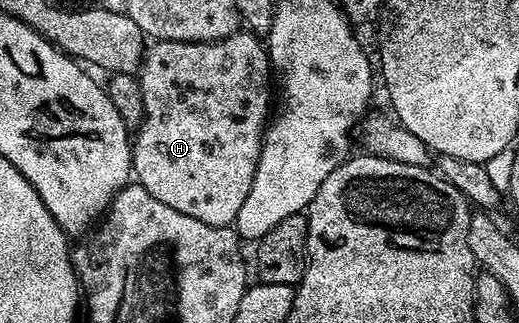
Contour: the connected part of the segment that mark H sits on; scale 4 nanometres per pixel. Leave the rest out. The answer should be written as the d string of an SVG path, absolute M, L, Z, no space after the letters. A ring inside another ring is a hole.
M237 31L220 41L149 44L138 70L144 121L135 130L132 141L132 172L138 184L146 187L158 203L166 203L166 207L174 207L174 211L182 211L182 215L190 215L198 223L231 226L246 195L250 195L260 142L270 117L268 73L270 62L265 42L252 31Z

